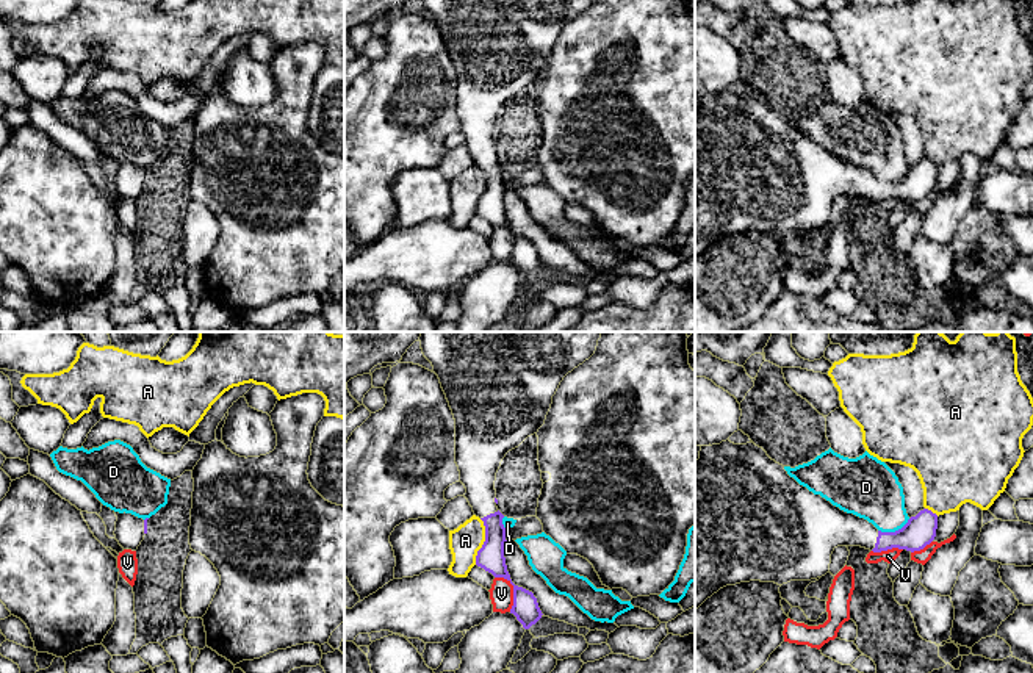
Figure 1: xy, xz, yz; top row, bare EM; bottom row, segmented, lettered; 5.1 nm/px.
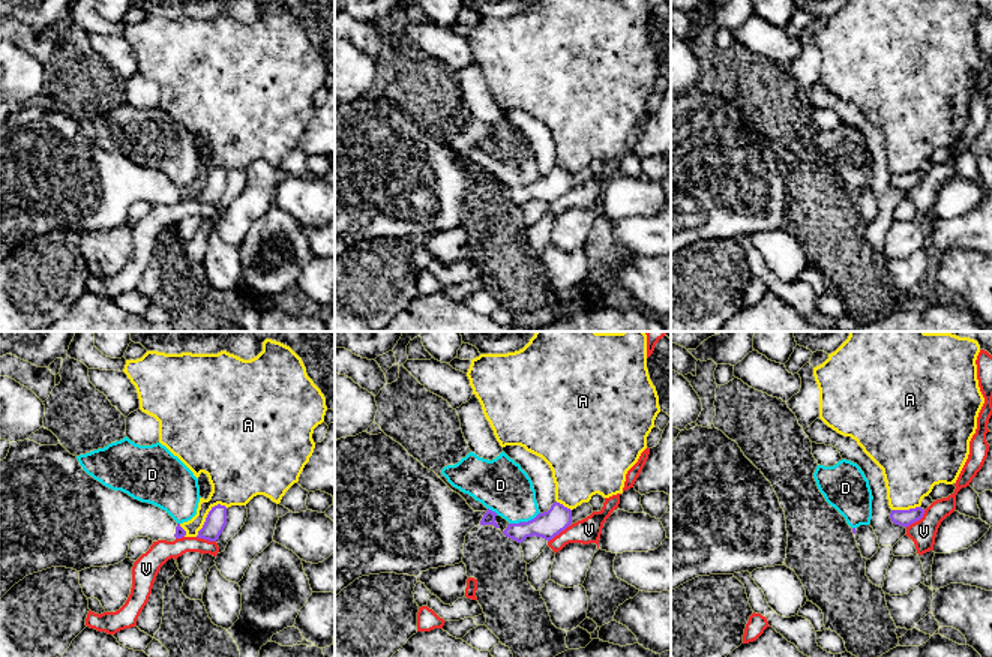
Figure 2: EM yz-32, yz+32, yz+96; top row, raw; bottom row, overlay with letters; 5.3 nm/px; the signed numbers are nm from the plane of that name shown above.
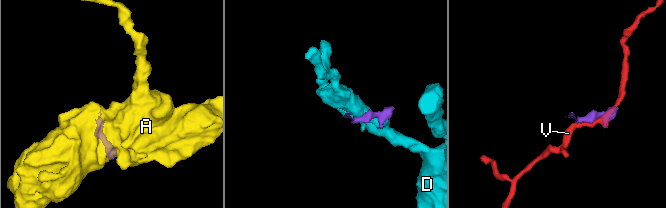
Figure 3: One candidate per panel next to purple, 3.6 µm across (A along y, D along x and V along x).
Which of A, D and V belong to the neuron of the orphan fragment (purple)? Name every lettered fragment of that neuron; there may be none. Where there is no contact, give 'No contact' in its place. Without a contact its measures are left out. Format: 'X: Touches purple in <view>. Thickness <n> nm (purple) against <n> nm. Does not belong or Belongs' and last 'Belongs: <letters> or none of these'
A: Touches purple in xz. Thickness 140 nm (purple) against 160 nm. Does not belong
D: Touches purple in yz. Thickness 160 nm (purple) against 300 nm. Does not belong
V: Touches purple in xz. Thickness 140 nm (purple) against 130 nm. Does not belong
Belongs: none of these

